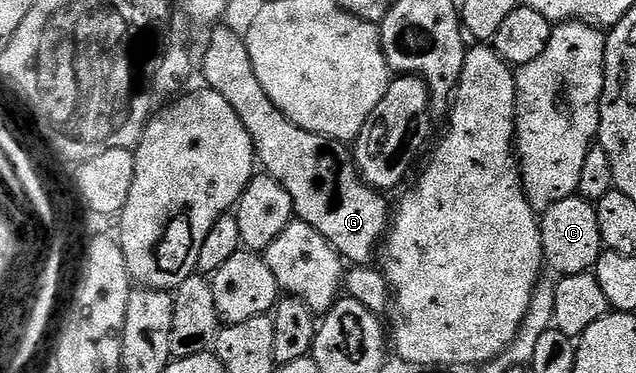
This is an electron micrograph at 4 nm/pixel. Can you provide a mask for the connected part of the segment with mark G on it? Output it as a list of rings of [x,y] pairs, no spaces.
[[[218,26],[213,29],[210,41],[206,44],[206,53],[202,56],[202,76],[212,91],[218,91],[224,96],[236,115],[248,130],[248,135],[254,143],[254,155],[257,163],[264,167],[265,175],[276,178],[284,190],[288,190],[288,198],[292,198],[295,217],[308,226],[314,227],[328,241],[343,261],[354,266],[366,266],[375,259],[380,245],[386,235],[387,227],[392,219],[391,205],[386,205],[387,197],[376,188],[370,188],[358,175],[354,165],[351,149],[343,141],[333,140],[320,134],[312,134],[300,126],[296,126],[274,105],[264,94],[264,86],[256,78],[252,70],[252,58],[246,49],[246,41],[230,28]]]

